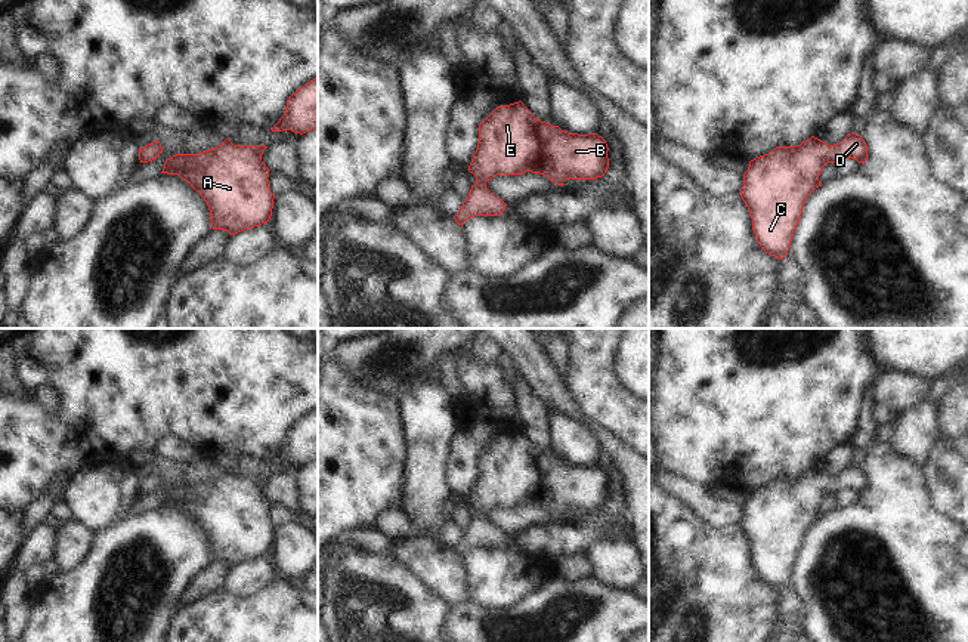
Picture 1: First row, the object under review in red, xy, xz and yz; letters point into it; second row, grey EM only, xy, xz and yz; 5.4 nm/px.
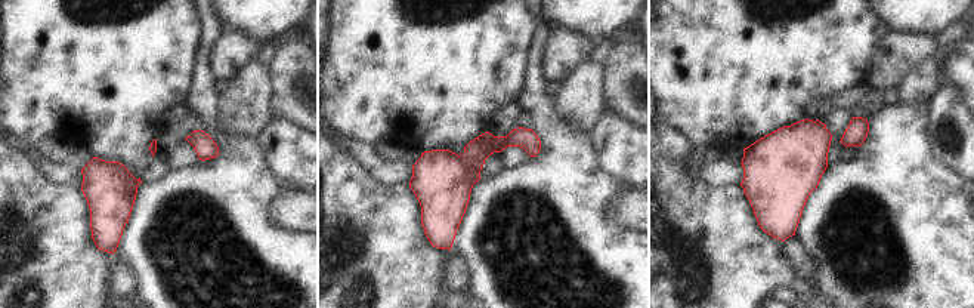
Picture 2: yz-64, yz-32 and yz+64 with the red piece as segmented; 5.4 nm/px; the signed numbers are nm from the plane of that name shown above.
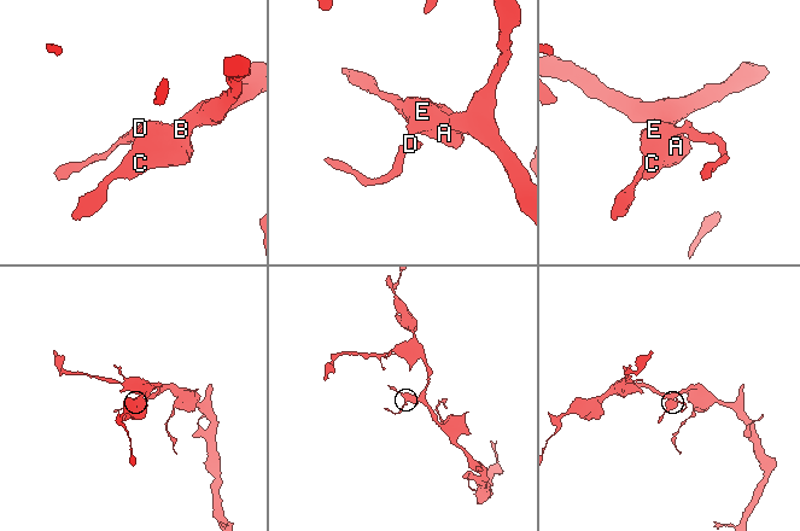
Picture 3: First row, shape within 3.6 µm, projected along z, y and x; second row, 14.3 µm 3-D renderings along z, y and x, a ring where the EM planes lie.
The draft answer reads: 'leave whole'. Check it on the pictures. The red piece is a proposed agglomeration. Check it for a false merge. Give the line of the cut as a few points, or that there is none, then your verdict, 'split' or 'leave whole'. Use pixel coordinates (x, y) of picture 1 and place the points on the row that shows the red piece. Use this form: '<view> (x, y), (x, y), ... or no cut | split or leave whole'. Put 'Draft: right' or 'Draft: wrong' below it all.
no cut | leave whole
Draft: right

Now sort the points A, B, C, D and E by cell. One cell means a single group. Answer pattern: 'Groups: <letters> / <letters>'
Groups: A B C D E

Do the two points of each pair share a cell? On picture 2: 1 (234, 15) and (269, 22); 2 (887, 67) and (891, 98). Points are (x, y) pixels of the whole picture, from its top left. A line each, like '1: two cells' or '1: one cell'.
1: one cell
2: two cells

